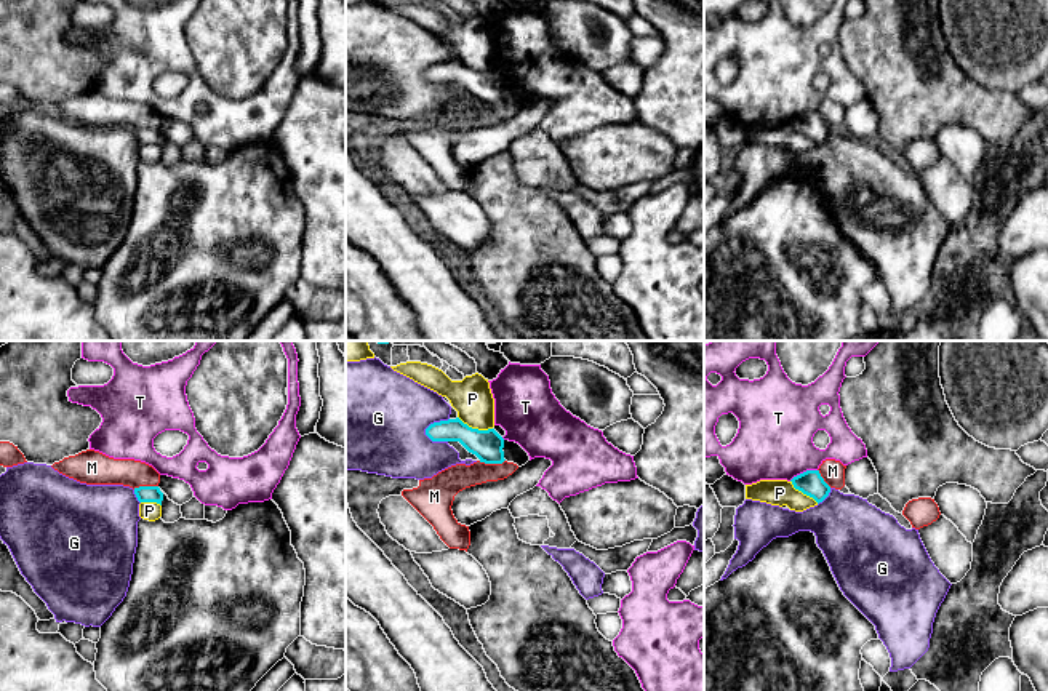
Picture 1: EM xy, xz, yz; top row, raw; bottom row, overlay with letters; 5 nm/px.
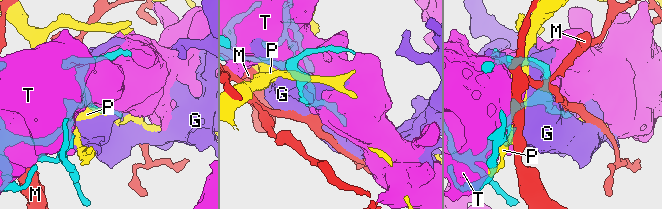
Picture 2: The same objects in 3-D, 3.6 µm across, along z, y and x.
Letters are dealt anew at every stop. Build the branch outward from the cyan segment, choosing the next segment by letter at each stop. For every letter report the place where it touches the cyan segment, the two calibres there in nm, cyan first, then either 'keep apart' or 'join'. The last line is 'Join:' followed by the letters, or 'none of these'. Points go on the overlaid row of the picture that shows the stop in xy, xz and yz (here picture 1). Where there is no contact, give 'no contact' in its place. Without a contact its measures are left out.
G: xz (434, 423) | 130/440 nm | keep apart
M: xz (492, 463) | 160/140 nm | keep apart
P: xz (476, 429) | 160/200 nm | keep apart
T: yz (804, 472) | 120/380 nm | keep apart
Join: none of these

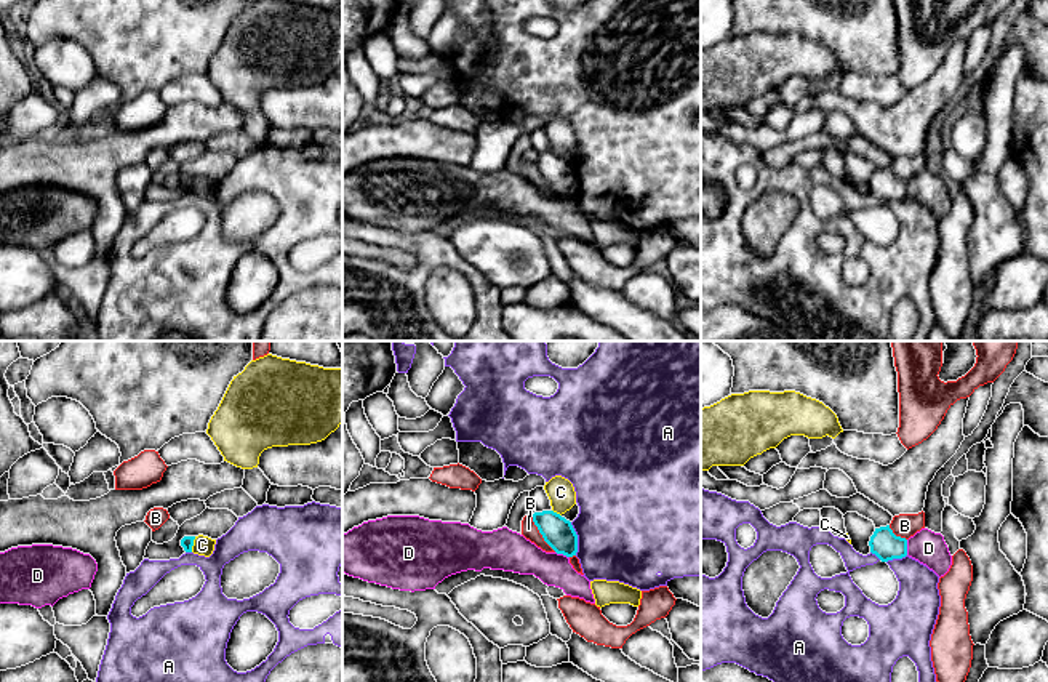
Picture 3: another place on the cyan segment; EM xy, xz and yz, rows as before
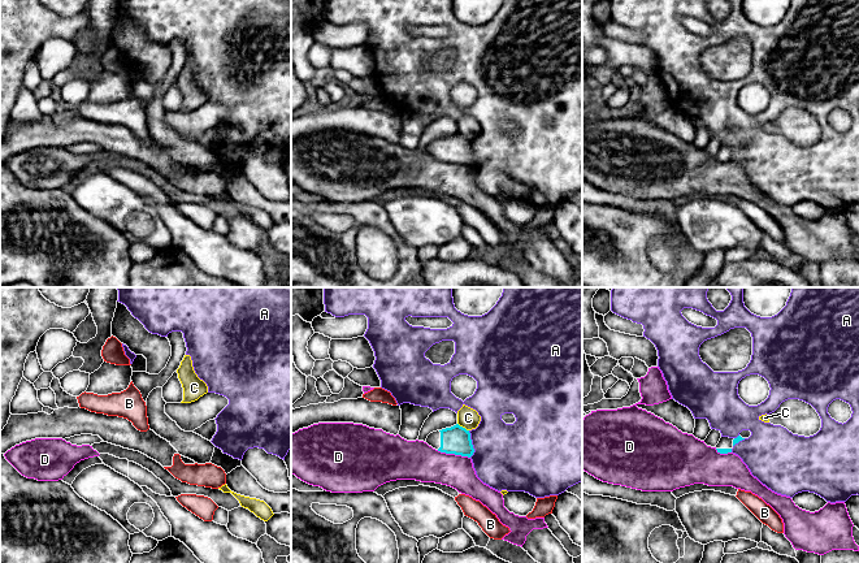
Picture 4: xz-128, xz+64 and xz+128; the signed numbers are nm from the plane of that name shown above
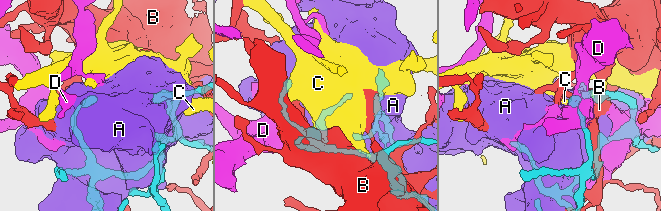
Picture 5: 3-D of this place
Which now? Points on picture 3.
A: xz (576, 538) | 160/480 nm | keep apart
B: xz (540, 532) | 160/80 nm | keep apart
C: xy (192, 545) | 60/100 nm | keep apart
D: yz (906, 548) | 150/170 nm | keep apart
Join: none of these

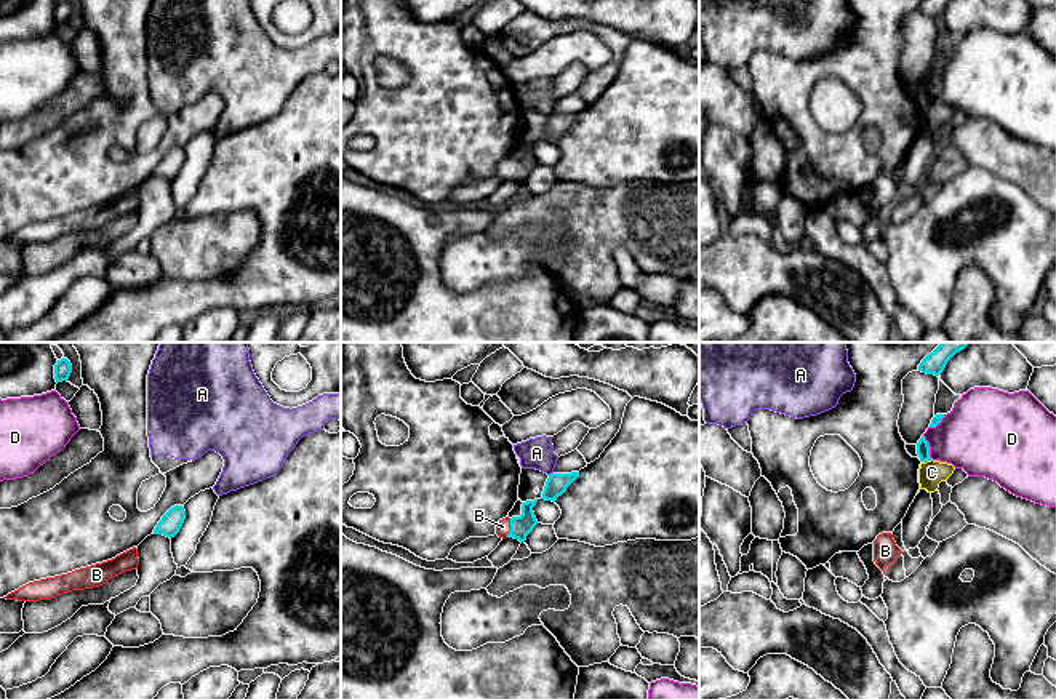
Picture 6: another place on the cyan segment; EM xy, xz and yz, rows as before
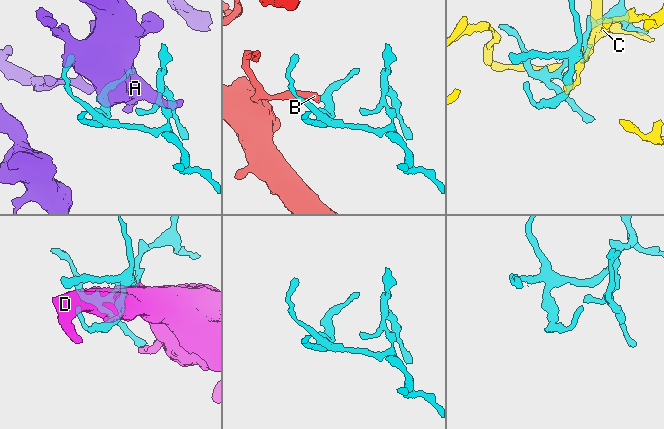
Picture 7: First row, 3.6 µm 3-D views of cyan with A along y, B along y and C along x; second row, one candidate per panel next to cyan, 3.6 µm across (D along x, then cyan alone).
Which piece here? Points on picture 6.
A: xz (551, 474) | 110/160 nm | keep apart
B: xz (511, 528) | 110/70 nm | join
C: yz (927, 459) | 60/130 nm | keep apart
D: yz (928, 447) | 60/360 nm | keep apart
Join: B

